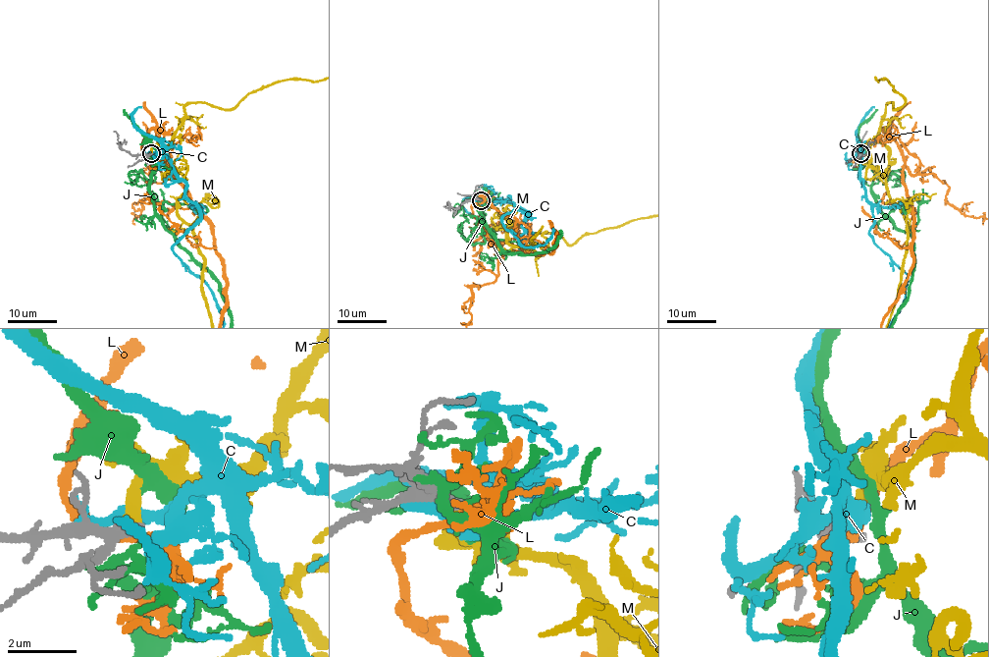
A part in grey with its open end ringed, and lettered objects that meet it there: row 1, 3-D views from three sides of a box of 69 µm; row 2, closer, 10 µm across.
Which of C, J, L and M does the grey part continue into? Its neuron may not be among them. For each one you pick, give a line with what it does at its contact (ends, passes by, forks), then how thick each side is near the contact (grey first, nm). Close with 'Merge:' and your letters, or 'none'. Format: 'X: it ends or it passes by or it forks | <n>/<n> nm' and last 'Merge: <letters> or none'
M: it ends | 280/380 nm
Merge: M

